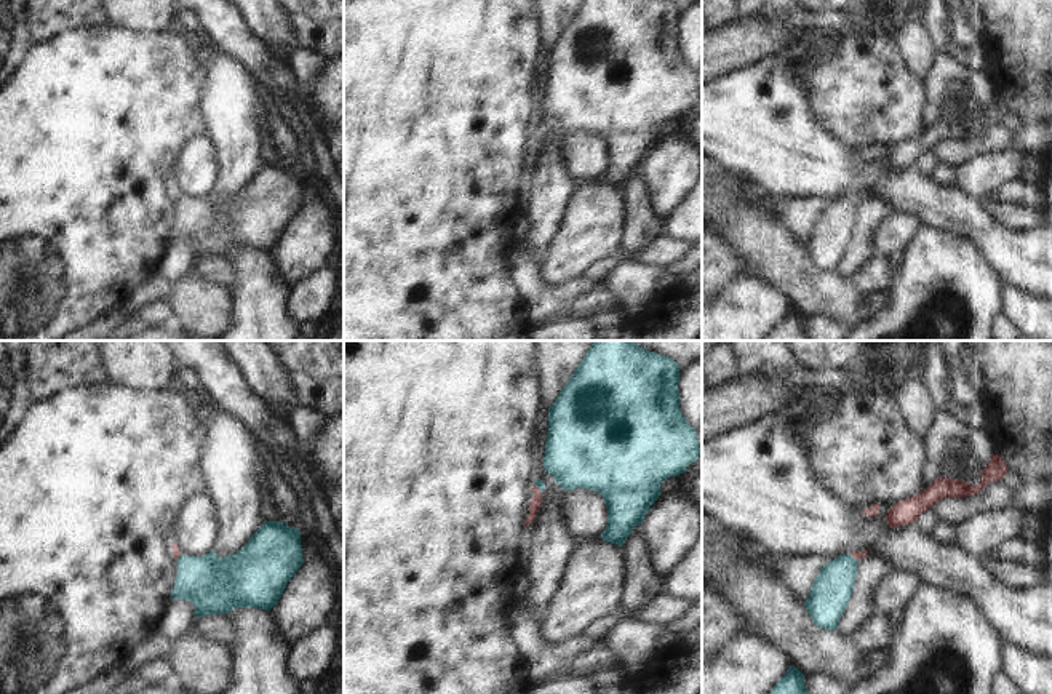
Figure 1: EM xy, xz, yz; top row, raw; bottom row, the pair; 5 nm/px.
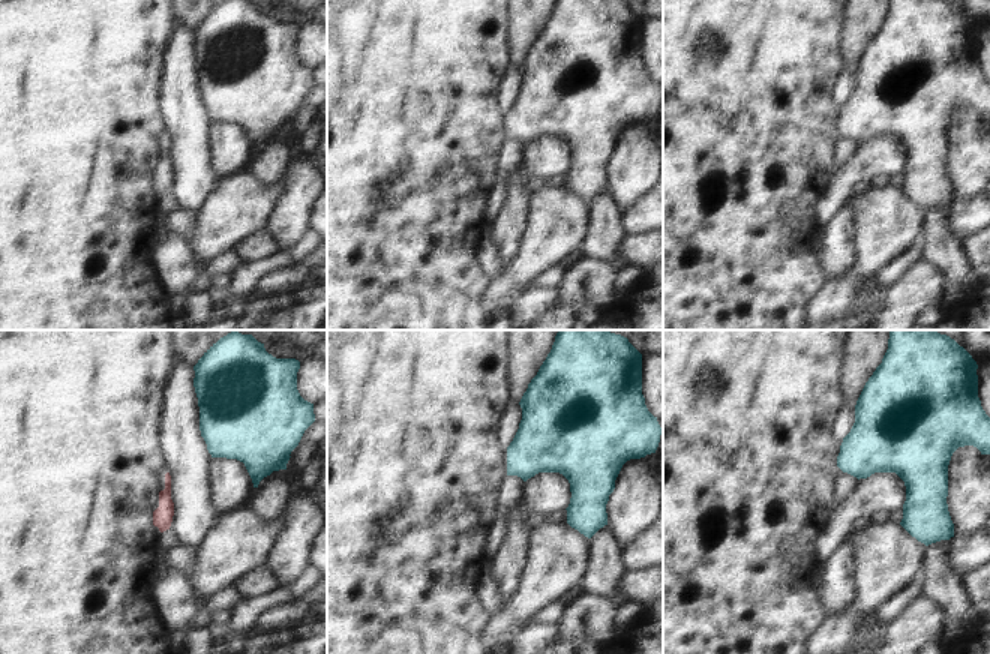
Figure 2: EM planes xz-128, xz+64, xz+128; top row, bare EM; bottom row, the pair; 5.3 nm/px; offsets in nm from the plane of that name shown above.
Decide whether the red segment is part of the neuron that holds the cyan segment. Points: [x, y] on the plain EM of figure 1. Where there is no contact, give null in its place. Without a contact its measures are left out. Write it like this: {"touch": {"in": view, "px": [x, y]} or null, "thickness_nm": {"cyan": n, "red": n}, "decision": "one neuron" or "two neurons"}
{"touch": {"in": "xz", "px": [537, 128]}, "thickness_nm": {"cyan": 40, "red": 60}, "decision": "one neuron"}

